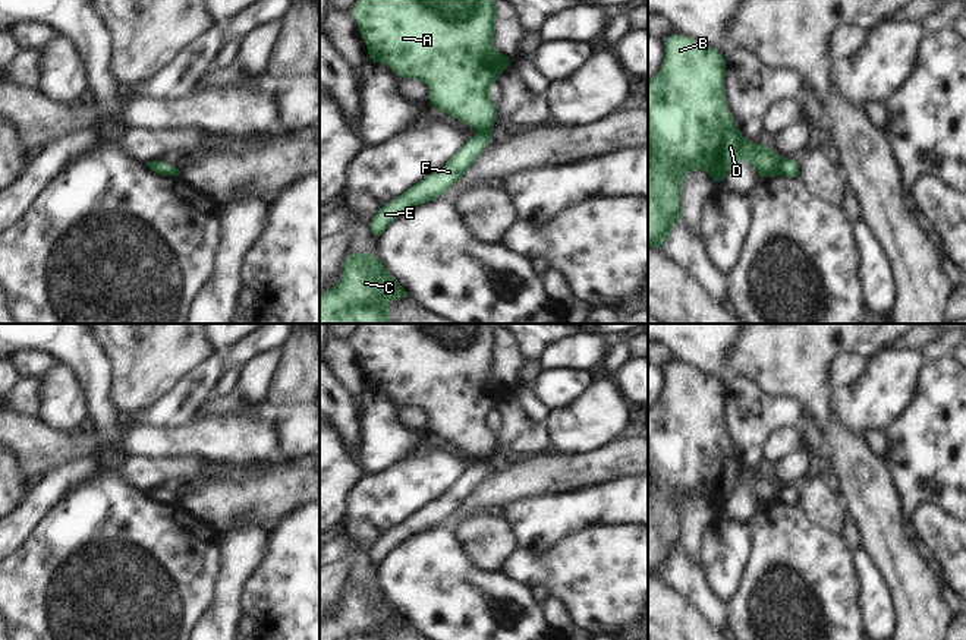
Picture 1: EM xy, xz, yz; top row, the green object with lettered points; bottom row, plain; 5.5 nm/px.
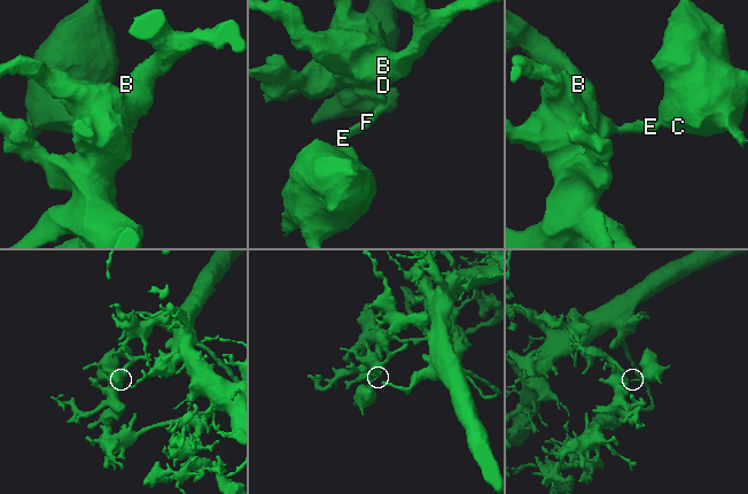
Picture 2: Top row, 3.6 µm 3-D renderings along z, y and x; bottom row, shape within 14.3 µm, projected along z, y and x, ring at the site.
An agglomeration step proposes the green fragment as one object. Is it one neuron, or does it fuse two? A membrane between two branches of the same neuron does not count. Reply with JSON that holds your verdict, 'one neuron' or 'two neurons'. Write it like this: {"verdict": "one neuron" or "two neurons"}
{"verdict": "two neurons"}

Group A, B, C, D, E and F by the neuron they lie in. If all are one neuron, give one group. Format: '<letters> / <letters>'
A B D / C E F

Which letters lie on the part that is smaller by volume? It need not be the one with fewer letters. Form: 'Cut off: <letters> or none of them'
Cut off: C, E, F.

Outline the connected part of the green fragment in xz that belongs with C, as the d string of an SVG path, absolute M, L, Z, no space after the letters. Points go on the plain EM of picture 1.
M350 580L342 611L320 622L320 640L388 640L387 631L406 622L381 584Z

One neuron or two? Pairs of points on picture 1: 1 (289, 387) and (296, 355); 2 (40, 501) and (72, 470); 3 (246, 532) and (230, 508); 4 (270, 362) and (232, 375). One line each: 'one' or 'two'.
1: one
2: one
3: two
4: two

